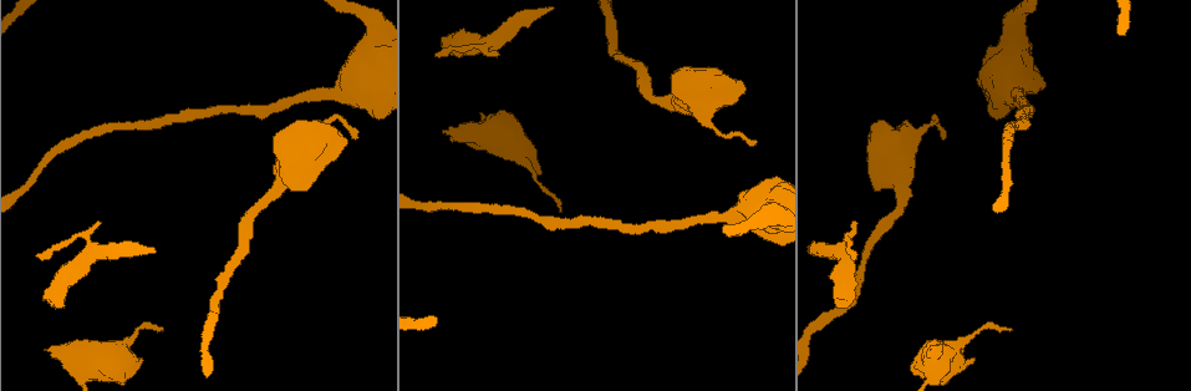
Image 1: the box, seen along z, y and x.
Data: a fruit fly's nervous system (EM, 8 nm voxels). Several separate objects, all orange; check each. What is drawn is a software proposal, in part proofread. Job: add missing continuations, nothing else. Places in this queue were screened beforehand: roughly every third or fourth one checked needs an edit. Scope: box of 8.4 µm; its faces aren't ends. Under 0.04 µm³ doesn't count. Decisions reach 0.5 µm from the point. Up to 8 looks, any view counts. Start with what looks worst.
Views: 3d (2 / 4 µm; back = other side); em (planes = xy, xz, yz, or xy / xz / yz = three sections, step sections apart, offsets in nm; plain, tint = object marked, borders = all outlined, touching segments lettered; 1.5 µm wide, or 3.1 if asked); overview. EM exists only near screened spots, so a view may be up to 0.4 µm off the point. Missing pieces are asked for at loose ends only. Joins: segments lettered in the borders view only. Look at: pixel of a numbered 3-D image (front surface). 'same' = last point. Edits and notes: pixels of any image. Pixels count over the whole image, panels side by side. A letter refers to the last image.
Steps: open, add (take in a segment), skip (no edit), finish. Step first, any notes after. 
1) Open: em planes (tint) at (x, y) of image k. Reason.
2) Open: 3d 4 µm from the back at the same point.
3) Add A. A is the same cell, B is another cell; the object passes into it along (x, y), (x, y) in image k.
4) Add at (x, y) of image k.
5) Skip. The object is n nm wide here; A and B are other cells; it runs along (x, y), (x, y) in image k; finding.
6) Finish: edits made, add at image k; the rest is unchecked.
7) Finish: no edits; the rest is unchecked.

Open: 3d 4 µm from the back at (50, 304) of image 1. Branch stops here.

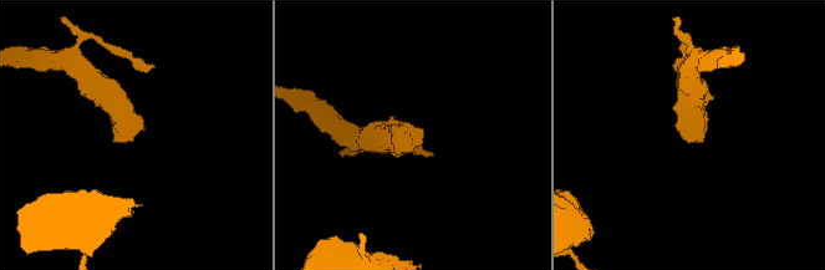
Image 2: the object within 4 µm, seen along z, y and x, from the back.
Open: em planes (borders) at (131, 139) of image 2. Shape alone is not enough.

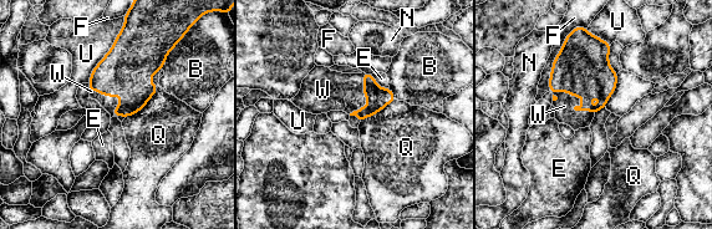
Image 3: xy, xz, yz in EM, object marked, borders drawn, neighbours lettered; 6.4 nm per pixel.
Add W. W is the same cell, B, E, F, N, Q and U are other cells; the neuron continues.

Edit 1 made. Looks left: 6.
Open: 3d 2 µm at (1010, 327) of image 1. Thin end.

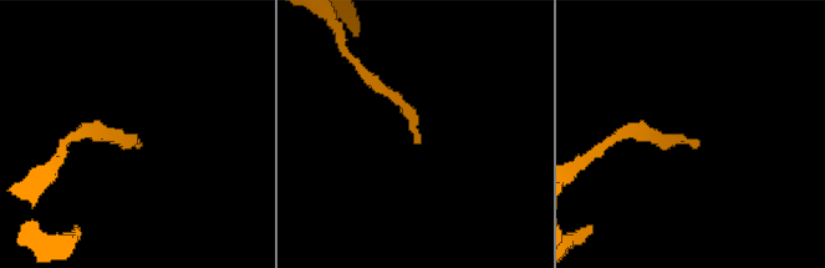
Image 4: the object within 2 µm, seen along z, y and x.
Open: em planes (borders) at (418, 143) of image 4.

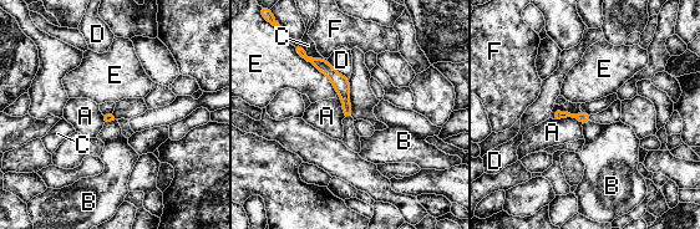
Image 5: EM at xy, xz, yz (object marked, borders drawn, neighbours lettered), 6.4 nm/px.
Skip. A, B, C, D, E and F are other cells; a border runs along (591, 121), (582, 125) in image 5; no lettered segment goes on from it.

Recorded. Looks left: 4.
Open: 3d 2 µm at (943, 138) of image 1. An open end.

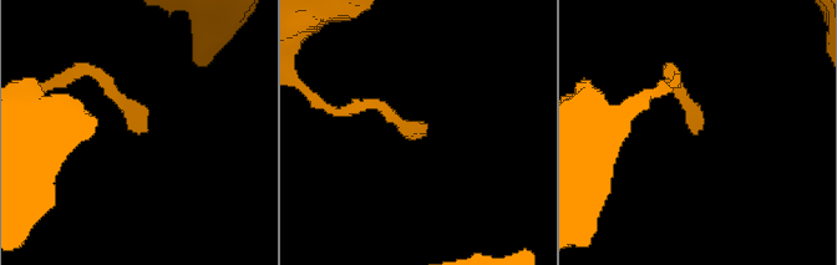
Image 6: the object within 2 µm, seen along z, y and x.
Open: em yz step 8 (tint) at (419, 123) of image 6. Now the EM.

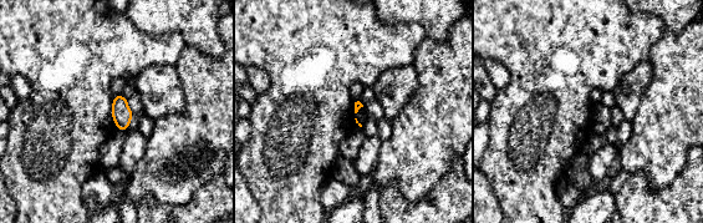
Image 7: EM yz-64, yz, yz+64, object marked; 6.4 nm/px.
Open: em planes (borders) at the same point. Cut it another way.

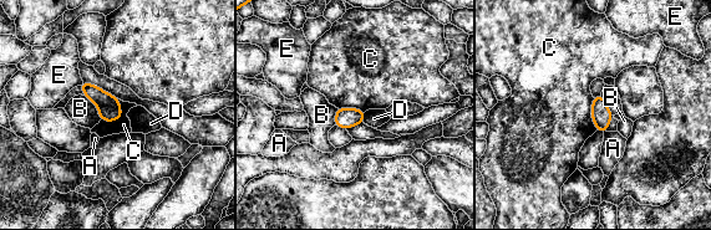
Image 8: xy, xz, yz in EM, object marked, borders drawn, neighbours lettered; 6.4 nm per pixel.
Skip. A, B, C, D and E are other cells; a border runs along (117, 98), (121, 116), (101, 119) in image 8; none of them fits.

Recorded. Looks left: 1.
Finish: edits made, add at image 3; the rest is unchecked.

